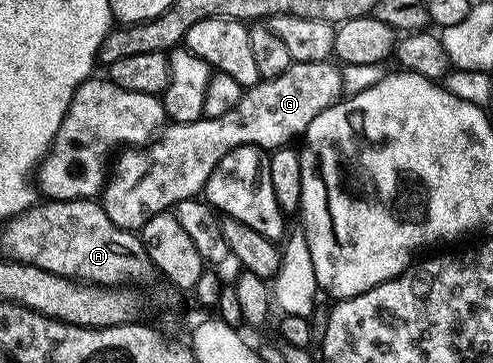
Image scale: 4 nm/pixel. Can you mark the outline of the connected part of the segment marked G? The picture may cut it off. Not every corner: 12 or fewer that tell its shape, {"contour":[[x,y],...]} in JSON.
{"contour":[[332,61],[294,62],[223,116],[175,122],[115,160],[107,216],[140,232],[204,191],[240,146],[300,139],[343,97]]}

